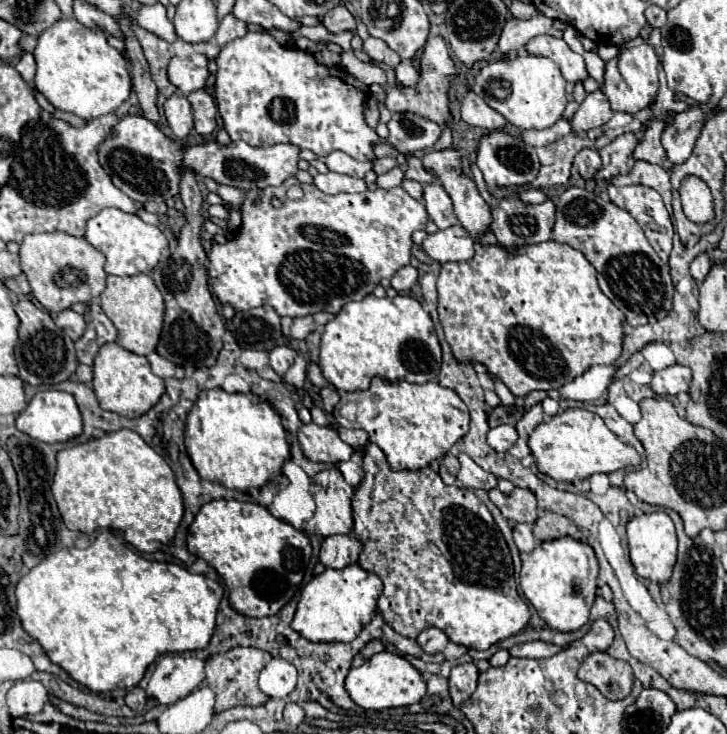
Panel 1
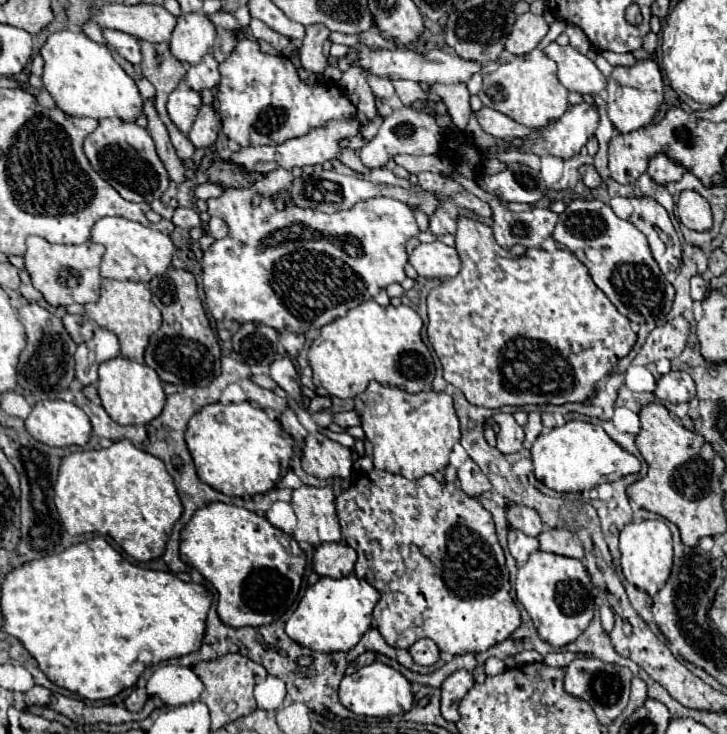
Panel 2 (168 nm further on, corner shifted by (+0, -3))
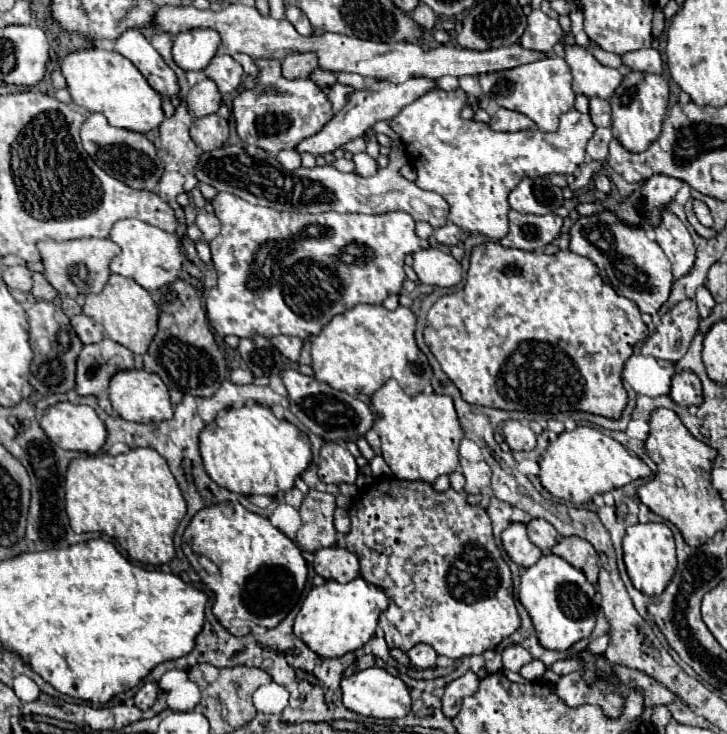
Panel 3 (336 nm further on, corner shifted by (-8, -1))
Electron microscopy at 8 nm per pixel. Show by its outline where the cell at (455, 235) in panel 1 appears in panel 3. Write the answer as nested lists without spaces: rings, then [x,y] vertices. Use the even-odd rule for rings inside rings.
[[[422,250],[414,254],[414,272],[422,284],[452,288],[462,280],[462,266],[444,250]]]

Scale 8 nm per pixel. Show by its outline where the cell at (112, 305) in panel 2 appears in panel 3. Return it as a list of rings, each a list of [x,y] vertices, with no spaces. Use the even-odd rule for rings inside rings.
[[[112,274],[100,294],[86,294],[86,304],[82,306],[82,312],[86,316],[94,318],[96,322],[104,324],[106,334],[114,342],[132,350],[134,354],[144,354],[156,334],[158,306],[154,304],[152,296],[140,284],[136,284],[132,278],[126,278],[120,274]]]

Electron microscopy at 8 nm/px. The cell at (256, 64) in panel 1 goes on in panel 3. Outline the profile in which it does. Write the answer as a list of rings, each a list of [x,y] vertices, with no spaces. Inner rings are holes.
[[[256,60],[256,64],[260,64],[260,80],[256,80],[256,88],[240,92],[232,104],[236,130],[244,144],[258,146],[266,152],[296,148],[304,138],[320,132],[334,116],[326,94],[316,88],[312,80],[284,80],[284,76],[280,76],[278,60]]]

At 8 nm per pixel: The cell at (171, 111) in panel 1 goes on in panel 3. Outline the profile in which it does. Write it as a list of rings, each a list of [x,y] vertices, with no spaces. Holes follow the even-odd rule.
[[[206,78],[206,80],[198,82],[190,90],[186,102],[188,102],[190,114],[194,114],[194,116],[208,116],[208,114],[218,112],[220,102],[222,102],[222,94],[220,94],[218,86],[210,78]]]

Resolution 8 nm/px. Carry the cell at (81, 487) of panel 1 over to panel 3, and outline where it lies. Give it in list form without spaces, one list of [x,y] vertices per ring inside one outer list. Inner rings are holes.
[[[134,448],[128,454],[120,454],[120,456],[98,454],[98,456],[72,460],[66,474],[66,514],[76,534],[102,532],[114,538],[128,552],[132,560],[150,566],[160,566],[160,564],[168,564],[174,558],[172,540],[180,520],[186,514],[186,502],[180,494],[180,488],[166,460],[152,448]]]

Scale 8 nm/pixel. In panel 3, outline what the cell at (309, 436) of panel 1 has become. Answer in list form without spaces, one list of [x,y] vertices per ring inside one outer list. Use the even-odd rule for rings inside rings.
[[[324,444],[320,450],[318,476],[324,484],[354,484],[356,480],[356,460],[354,456],[340,444]]]

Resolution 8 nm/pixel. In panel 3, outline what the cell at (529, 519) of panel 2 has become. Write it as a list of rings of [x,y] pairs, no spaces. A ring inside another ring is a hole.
[[[536,518],[536,520],[532,520],[532,522],[528,524],[528,536],[530,536],[530,540],[532,540],[542,552],[548,552],[548,550],[558,542],[558,532],[556,532],[556,528],[554,528],[550,522],[542,520],[542,518]]]

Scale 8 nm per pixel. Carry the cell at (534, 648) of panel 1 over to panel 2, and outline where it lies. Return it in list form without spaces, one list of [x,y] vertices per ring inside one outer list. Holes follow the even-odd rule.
[[[558,652],[544,656],[544,662],[548,666],[568,666],[572,660],[574,660],[574,652]]]

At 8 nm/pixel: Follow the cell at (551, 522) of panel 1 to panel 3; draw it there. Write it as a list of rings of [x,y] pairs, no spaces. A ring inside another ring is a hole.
[[[576,536],[560,538],[556,548],[552,548],[552,554],[564,558],[568,564],[582,570],[588,582],[592,584],[598,582],[598,556],[592,544],[588,544],[586,540],[580,540]]]

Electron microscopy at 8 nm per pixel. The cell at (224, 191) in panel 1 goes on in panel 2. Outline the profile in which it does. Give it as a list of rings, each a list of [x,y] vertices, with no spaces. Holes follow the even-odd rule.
[[[206,182],[206,184],[200,184],[196,188],[196,196],[202,198],[202,200],[218,198],[218,196],[222,196],[222,192],[224,192],[224,186],[222,184],[216,184],[216,182]]]

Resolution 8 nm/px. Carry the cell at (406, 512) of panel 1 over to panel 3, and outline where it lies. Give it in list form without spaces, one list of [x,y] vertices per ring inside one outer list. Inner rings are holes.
[[[388,478],[376,482],[370,490],[358,496],[348,512],[352,528],[346,534],[346,548],[360,560],[360,576],[370,584],[380,586],[390,602],[378,620],[390,648],[408,652],[418,642],[424,642],[438,654],[456,660],[494,650],[504,638],[520,628],[510,570],[494,542],[492,522],[486,510],[470,506],[462,492],[450,488],[440,494],[428,482]]]

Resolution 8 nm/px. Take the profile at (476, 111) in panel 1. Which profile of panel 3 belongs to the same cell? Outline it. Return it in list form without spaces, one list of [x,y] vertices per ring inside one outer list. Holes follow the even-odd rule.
[[[500,108],[496,114],[492,114],[490,126],[494,130],[500,130],[500,132],[516,132],[516,130],[528,130],[528,128],[532,128],[534,122],[526,114]]]

